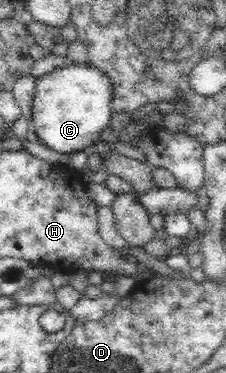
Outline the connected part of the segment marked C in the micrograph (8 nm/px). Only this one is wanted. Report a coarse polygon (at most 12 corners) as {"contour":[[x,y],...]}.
{"contour":[[68,59],[37,78],[30,127],[68,155],[111,125],[112,80]]}

